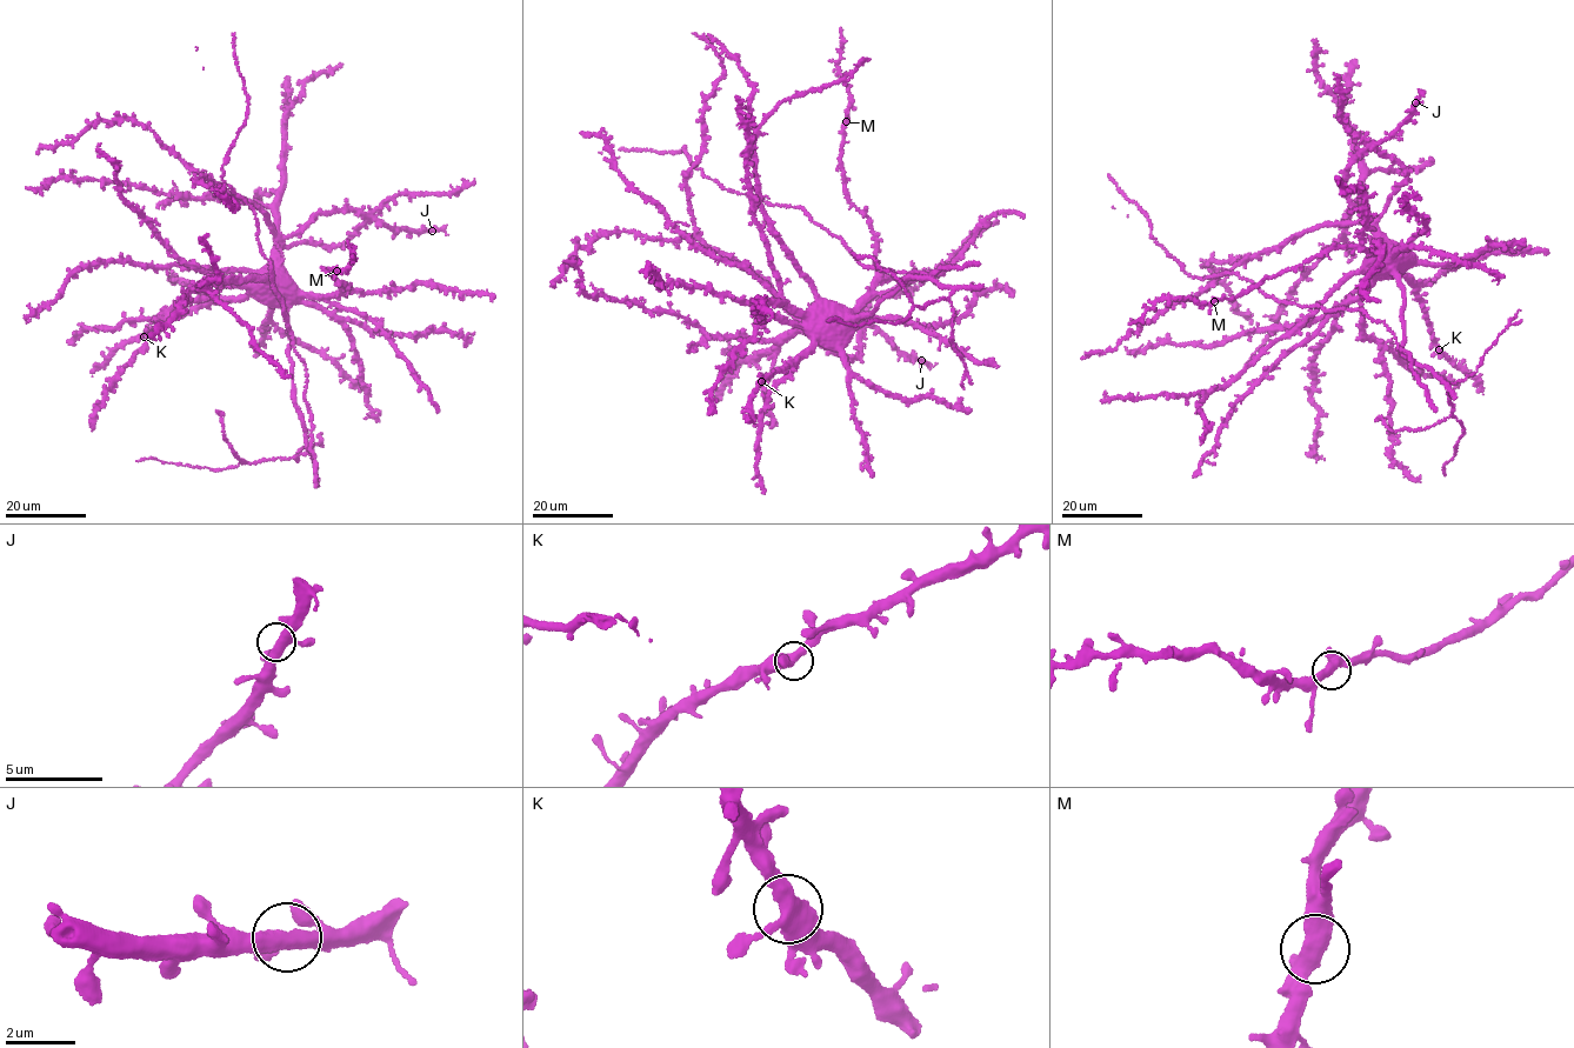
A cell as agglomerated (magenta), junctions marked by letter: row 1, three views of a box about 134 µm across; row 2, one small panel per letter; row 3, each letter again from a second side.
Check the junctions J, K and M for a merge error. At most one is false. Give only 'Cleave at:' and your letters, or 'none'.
Cleave at: none

